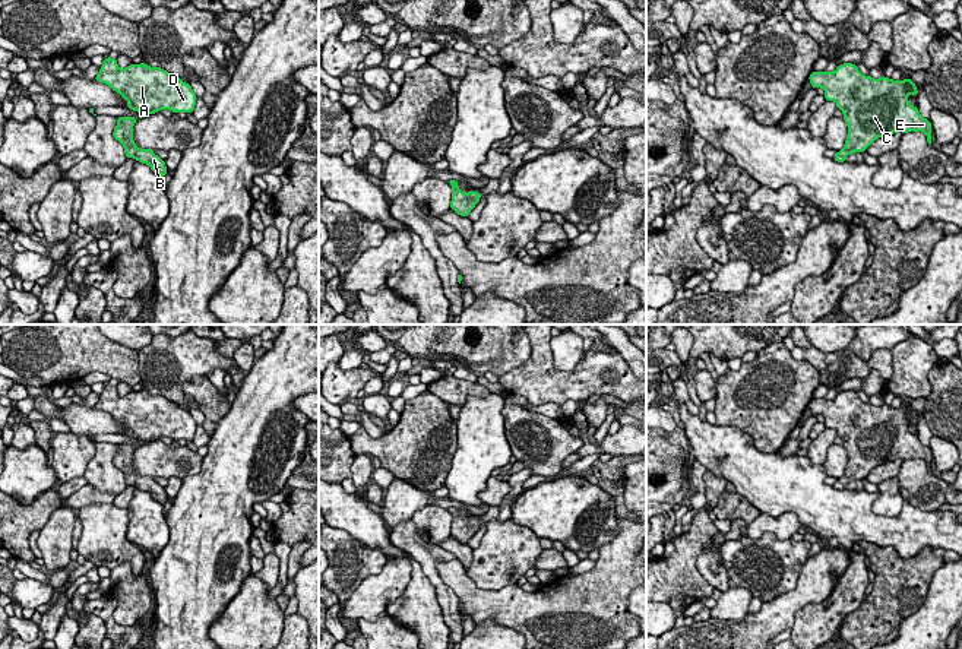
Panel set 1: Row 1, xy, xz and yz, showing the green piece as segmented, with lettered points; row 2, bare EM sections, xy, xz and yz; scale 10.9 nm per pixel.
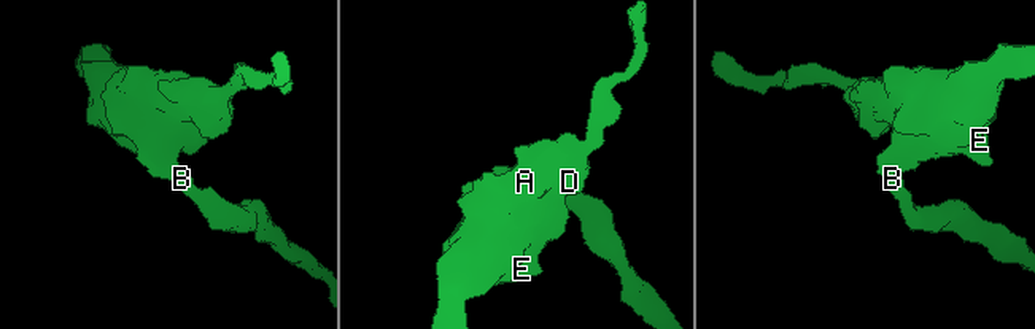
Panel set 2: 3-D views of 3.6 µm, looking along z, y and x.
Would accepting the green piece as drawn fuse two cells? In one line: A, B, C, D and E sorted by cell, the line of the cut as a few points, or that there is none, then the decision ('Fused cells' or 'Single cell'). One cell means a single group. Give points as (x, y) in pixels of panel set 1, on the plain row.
Groups: A B C D E. No split. Single cell

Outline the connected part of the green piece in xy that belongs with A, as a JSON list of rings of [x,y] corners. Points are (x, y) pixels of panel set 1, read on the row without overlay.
[[[107,384],[94,406],[120,421],[127,428],[126,434],[142,440],[142,444],[161,437],[193,440],[197,428],[187,409],[146,390],[133,390],[120,396],[117,386]]]

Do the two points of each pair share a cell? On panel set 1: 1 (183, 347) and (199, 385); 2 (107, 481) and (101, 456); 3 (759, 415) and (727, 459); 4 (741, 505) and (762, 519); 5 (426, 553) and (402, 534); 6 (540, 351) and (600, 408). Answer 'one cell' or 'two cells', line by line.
1: two cells
2: one cell
3: two cells
4: two cells
5: one cell
6: two cells

